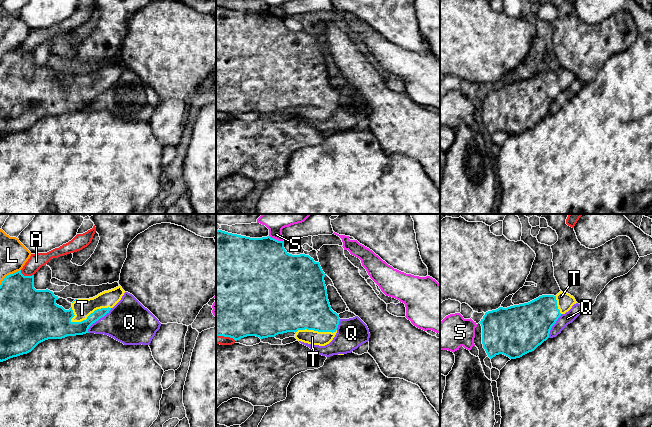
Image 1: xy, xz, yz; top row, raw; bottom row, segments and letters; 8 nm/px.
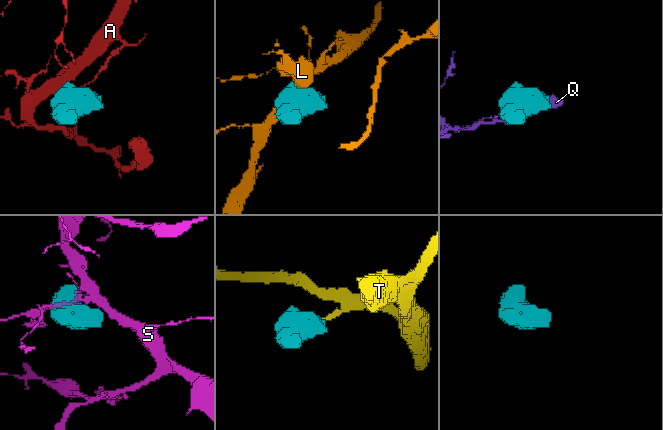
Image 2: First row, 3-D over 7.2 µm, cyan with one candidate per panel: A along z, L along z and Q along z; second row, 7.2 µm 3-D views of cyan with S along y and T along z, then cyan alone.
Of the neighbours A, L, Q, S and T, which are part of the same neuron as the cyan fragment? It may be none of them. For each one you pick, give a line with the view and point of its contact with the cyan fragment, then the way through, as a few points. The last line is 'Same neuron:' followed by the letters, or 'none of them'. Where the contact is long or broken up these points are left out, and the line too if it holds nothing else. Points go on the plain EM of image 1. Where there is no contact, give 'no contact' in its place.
T: xy (90, 90) | across xy (60, 98), (80, 97), (90, 90), (82, 84)
Same neuron: T

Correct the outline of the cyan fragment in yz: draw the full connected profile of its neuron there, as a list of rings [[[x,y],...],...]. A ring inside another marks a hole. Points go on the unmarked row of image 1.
[[[560,67],[556,72],[542,71],[528,79],[488,87],[479,98],[483,124],[490,135],[499,130],[520,134],[546,117],[558,94],[576,79],[573,72]]]

